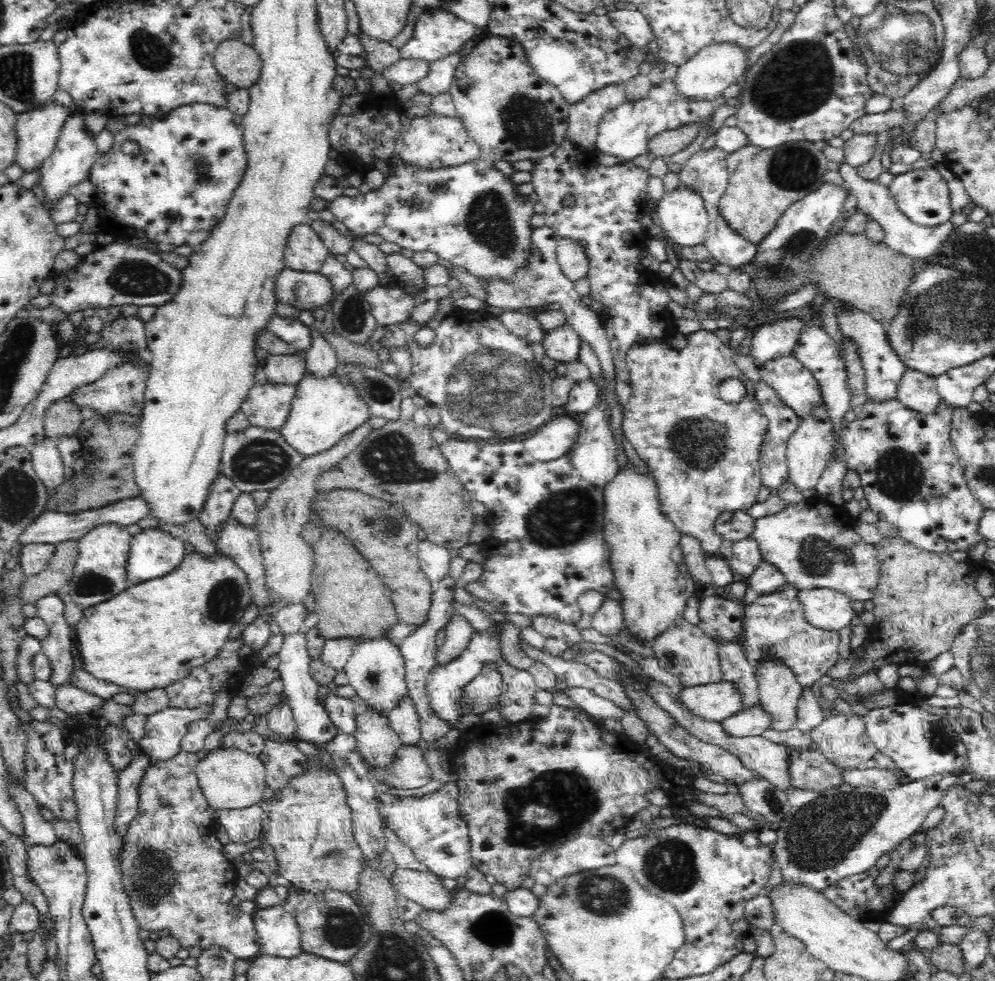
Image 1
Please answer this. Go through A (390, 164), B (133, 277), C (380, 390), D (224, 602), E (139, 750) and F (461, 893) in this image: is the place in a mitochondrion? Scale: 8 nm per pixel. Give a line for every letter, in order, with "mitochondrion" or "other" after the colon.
A: other
B: mitochondrion
C: mitochondrion
D: mitochondrion
E: other
F: other

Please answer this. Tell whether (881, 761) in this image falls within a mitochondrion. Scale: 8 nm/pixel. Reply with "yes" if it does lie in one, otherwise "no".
no

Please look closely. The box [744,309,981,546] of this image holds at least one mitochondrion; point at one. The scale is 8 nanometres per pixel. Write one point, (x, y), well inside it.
(897, 474)

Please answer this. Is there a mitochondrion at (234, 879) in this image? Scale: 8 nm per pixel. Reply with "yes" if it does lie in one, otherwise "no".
no

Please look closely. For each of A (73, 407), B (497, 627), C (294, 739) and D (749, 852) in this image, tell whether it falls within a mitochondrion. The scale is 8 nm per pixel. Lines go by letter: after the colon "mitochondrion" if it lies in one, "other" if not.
A: other
B: other
C: other
D: other

